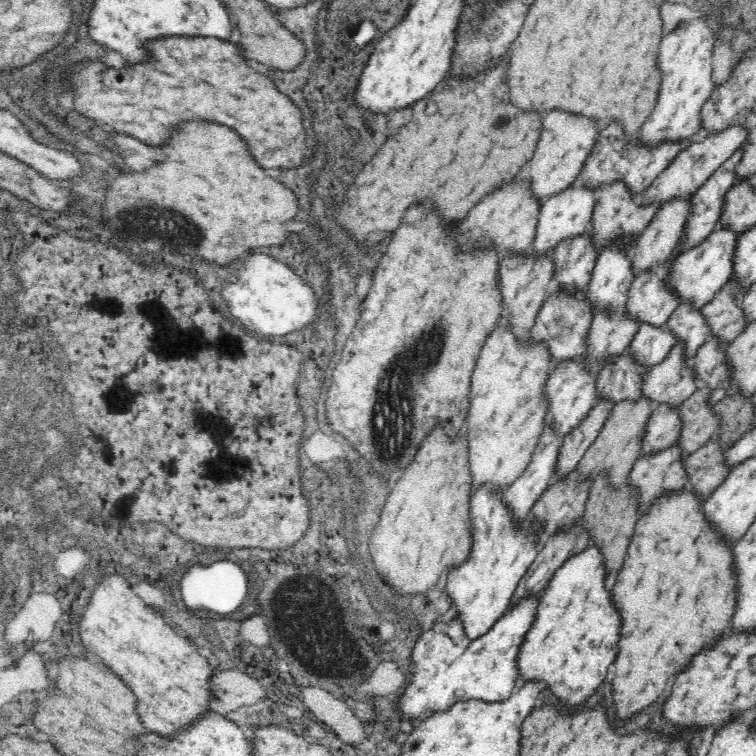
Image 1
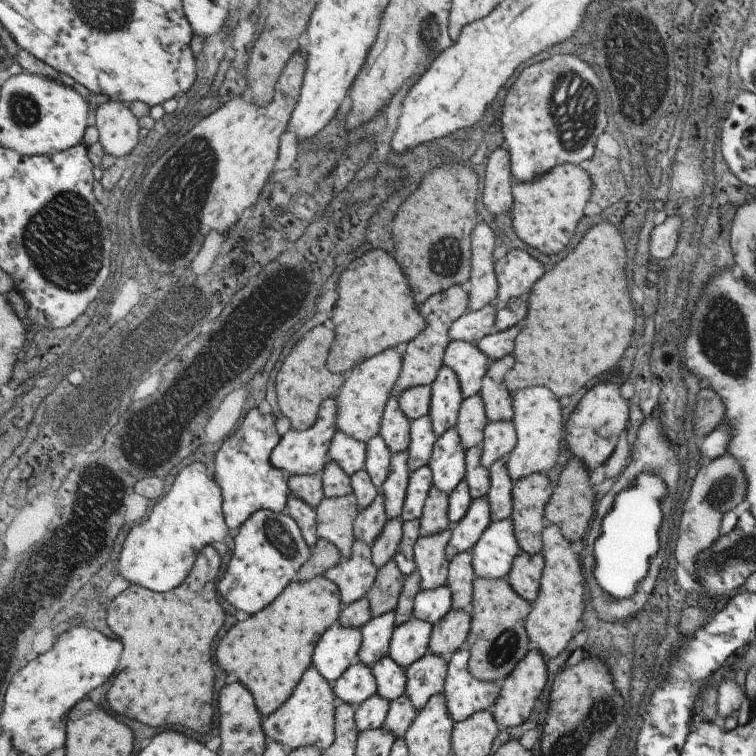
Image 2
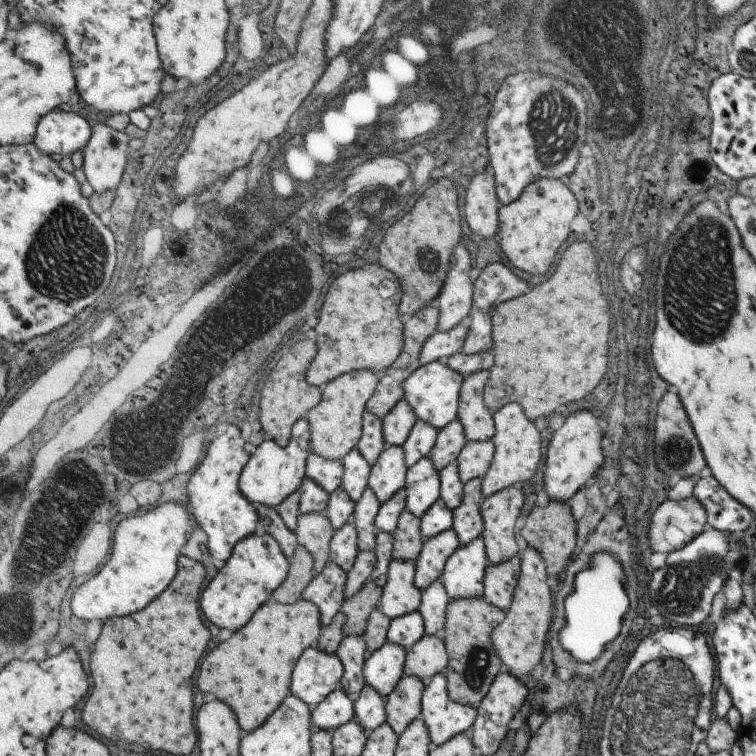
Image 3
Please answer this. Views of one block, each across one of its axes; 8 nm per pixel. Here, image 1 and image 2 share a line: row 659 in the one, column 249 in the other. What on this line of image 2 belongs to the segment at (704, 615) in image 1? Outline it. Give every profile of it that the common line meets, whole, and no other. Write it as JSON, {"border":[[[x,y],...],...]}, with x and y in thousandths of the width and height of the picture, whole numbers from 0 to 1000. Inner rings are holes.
{"border":[[[422,762],[411,770],[390,767],[353,807],[311,825],[300,836],[290,849],[287,876],[300,892],[316,894],[332,918],[337,918],[348,950],[358,950],[358,944],[369,942],[388,923],[401,894],[417,876],[422,847],[451,820],[454,804],[451,778],[433,762]]]}

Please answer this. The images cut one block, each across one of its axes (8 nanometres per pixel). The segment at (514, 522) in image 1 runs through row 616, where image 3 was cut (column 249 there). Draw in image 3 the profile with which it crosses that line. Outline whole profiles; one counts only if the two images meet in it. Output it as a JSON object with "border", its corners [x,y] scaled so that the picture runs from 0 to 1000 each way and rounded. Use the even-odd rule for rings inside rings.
{"border":[[[401,553],[390,561],[385,587],[377,593],[366,582],[348,585],[340,590],[340,598],[332,603],[332,611],[321,622],[319,632],[319,648],[321,653],[337,667],[337,669],[372,669],[380,659],[385,659],[390,651],[401,646],[401,638],[406,635],[406,619],[414,601],[414,579],[411,579],[411,558]]]}

